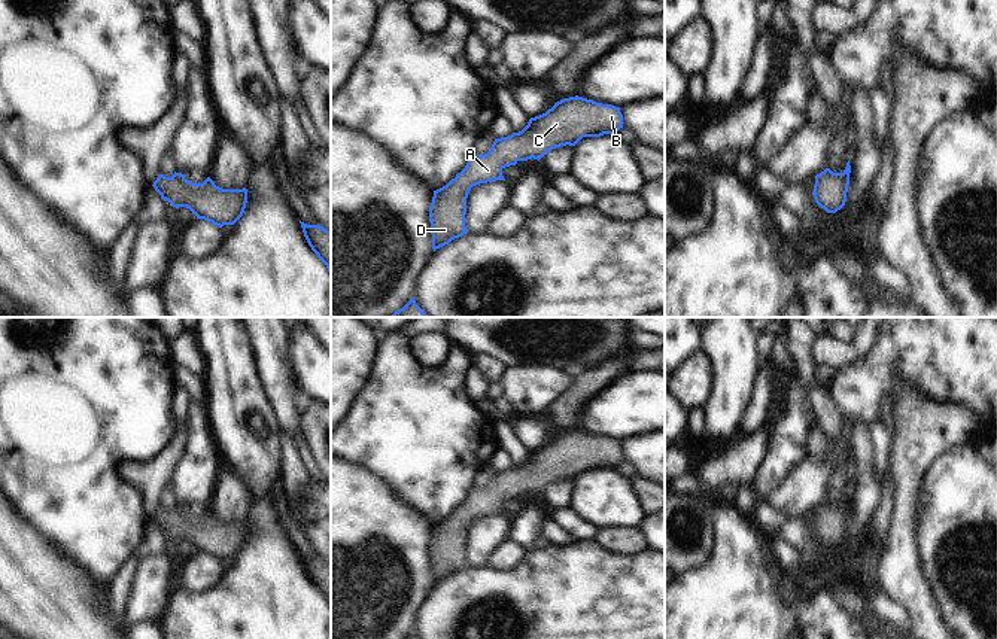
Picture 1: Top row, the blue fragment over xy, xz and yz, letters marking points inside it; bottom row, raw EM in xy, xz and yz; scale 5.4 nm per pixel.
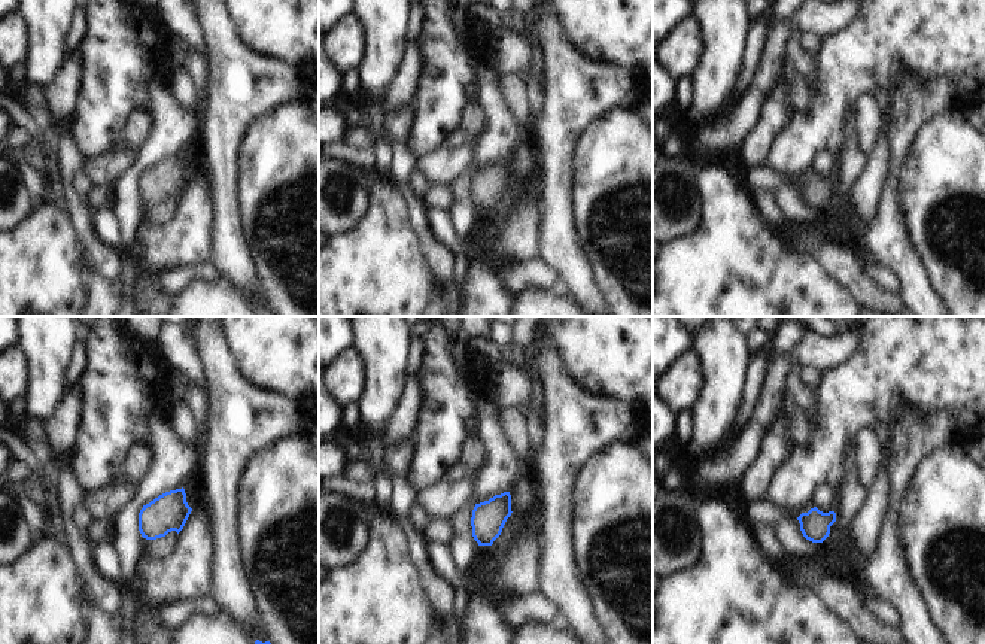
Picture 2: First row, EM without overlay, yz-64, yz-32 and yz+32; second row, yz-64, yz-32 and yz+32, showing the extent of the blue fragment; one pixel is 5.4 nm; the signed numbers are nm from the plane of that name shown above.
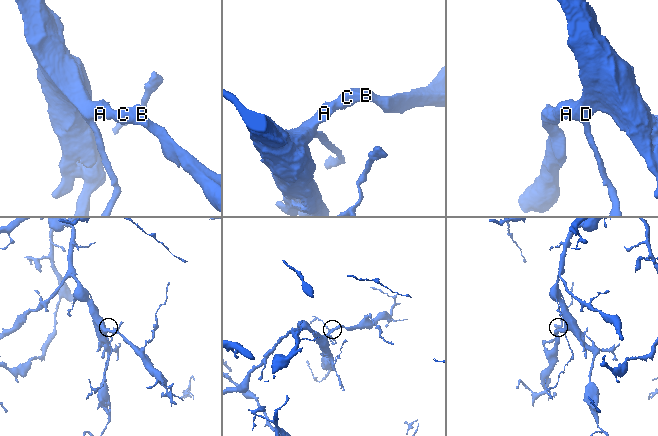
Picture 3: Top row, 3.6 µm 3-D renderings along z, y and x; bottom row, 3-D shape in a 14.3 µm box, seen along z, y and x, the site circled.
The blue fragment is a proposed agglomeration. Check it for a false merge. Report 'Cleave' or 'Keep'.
Keep.

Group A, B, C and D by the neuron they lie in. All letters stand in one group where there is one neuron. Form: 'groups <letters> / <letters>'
groups A B C D

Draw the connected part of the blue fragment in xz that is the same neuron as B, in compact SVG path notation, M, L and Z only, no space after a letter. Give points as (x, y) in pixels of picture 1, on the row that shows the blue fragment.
M583 97L563 98L508 137L495 139L484 155L472 155L446 186L434 191L429 222L434 252L468 232L466 198L472 186L505 180L502 170L519 161L541 159L548 150L575 146L583 137L614 134L623 128L620 107Z

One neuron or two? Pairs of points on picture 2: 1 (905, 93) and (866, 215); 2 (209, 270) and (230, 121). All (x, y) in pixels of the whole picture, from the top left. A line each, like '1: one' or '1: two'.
1: two
2: two

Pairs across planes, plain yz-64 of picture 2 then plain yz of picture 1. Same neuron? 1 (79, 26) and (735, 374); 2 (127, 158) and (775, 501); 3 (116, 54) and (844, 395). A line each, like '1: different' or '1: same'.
1: different
2: same
3: different

